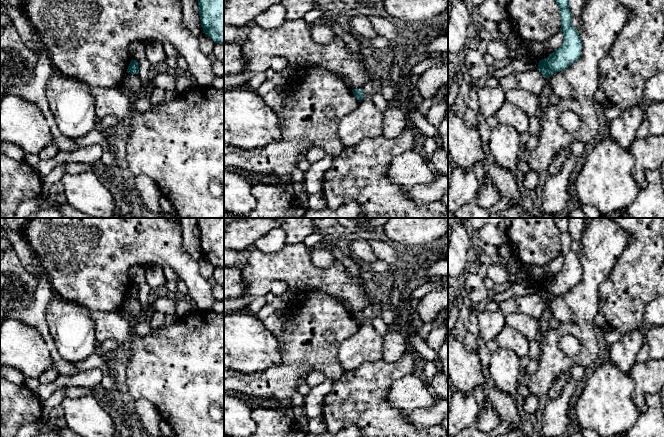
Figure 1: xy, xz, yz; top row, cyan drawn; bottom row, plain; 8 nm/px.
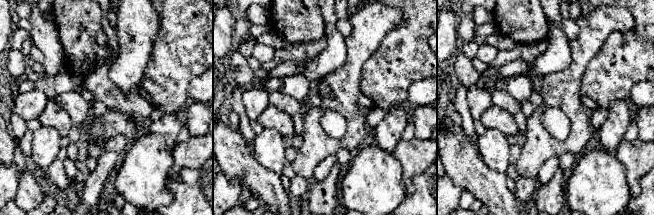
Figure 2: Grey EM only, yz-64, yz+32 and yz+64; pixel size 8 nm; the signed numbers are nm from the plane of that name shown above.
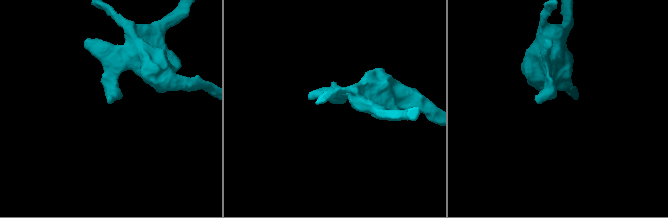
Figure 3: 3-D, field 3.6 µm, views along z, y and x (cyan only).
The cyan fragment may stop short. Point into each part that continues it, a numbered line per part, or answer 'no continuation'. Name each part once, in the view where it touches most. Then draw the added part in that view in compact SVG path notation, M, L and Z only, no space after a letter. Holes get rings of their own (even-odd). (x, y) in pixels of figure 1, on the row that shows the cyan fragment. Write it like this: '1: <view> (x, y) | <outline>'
no continuation

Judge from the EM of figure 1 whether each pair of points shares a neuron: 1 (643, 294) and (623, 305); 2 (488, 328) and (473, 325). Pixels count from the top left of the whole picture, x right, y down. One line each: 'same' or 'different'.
1: same
2: different

